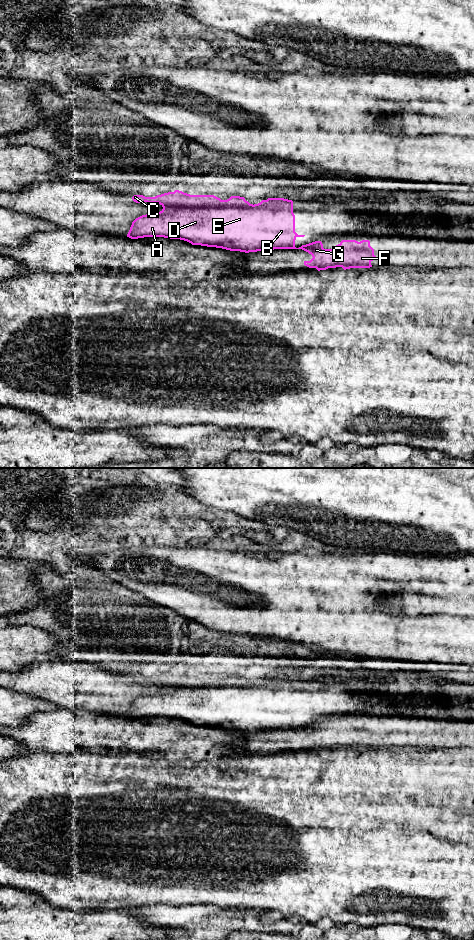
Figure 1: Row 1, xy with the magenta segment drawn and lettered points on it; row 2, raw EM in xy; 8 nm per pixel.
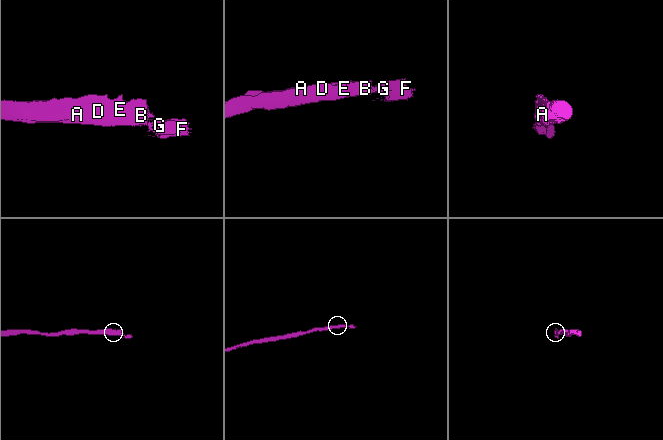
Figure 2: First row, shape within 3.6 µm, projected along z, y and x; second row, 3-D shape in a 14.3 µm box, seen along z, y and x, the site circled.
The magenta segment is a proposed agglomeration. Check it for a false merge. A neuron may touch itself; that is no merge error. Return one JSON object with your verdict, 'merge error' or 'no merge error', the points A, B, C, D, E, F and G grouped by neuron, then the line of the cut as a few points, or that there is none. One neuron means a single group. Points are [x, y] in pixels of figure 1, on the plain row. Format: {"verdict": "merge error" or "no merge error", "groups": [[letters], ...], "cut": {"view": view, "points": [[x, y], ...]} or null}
{"verdict": "merge error", "groups": [["A", "B", "C", "D", "E"], ["F", "G"]], "cut": {"view": "xy", "points": [[294, 726], [288, 728]]}}

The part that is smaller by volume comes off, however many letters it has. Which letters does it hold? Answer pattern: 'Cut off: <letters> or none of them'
Cut off: F, G

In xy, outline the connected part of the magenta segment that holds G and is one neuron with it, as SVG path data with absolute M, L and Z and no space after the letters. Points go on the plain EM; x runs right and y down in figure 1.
M342 720L334 729L324 729L321 721L315 721L289 729L302 729L311 734L313 738L304 741L304 745L318 751L336 747L342 747L344 750L370 748L371 742L376 738L369 720Z

